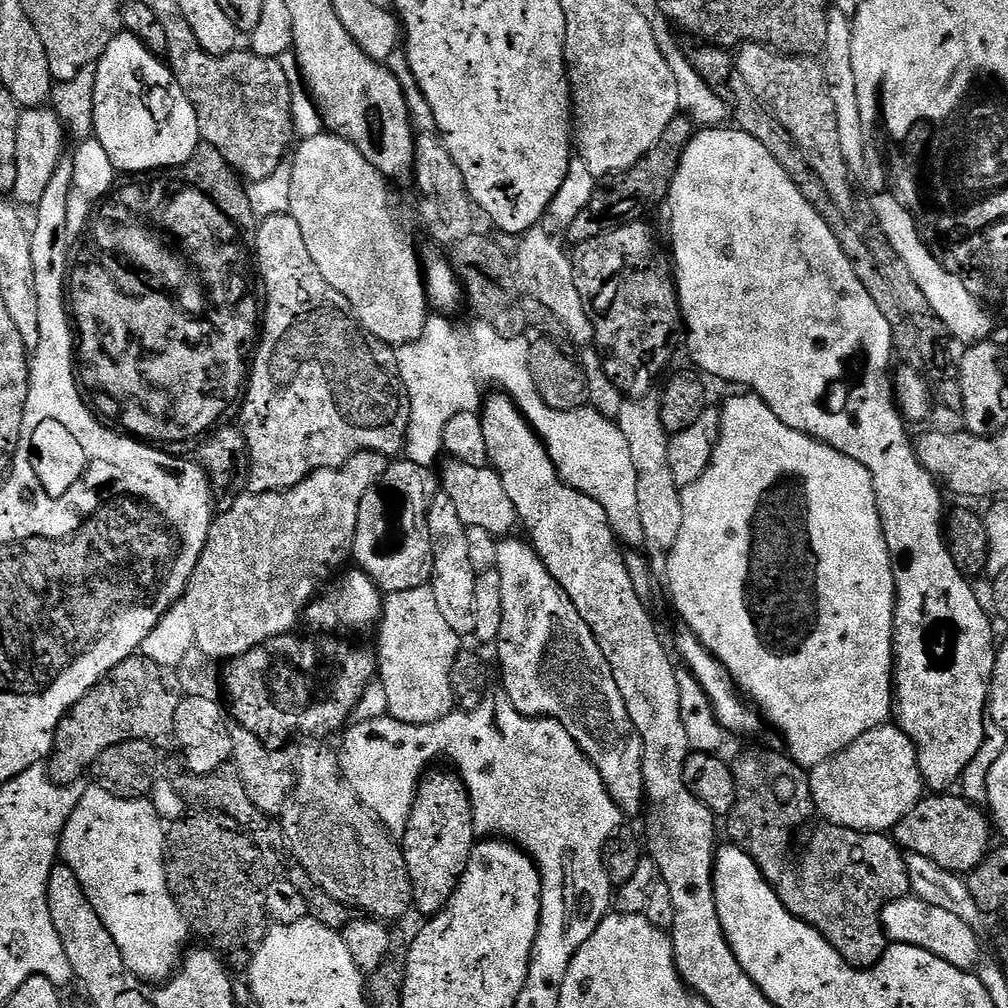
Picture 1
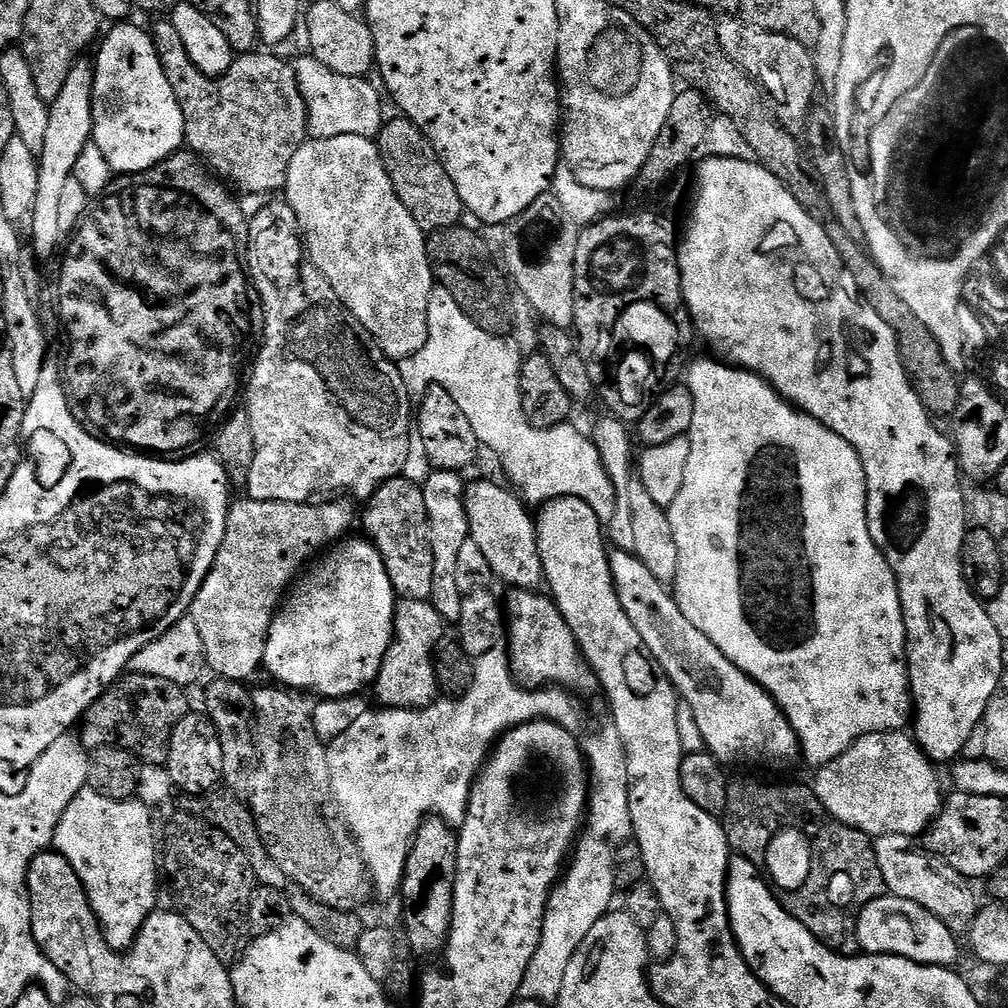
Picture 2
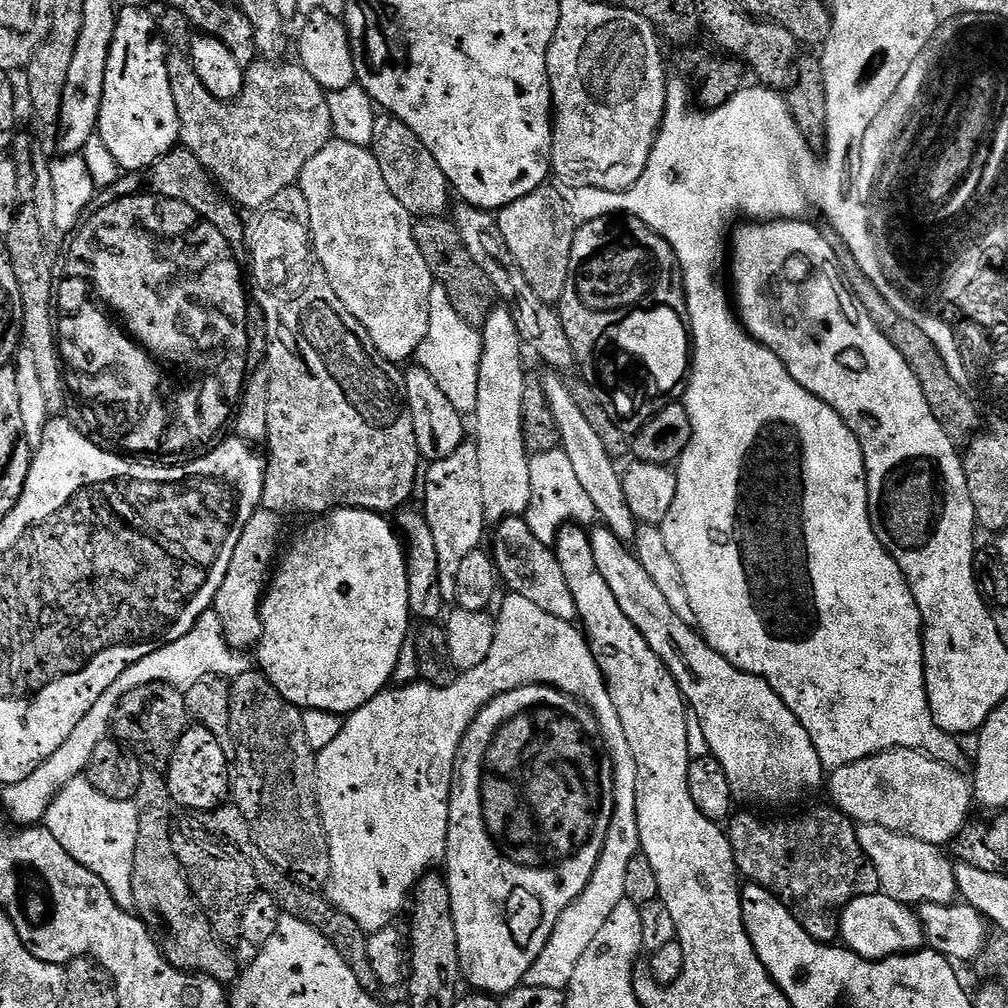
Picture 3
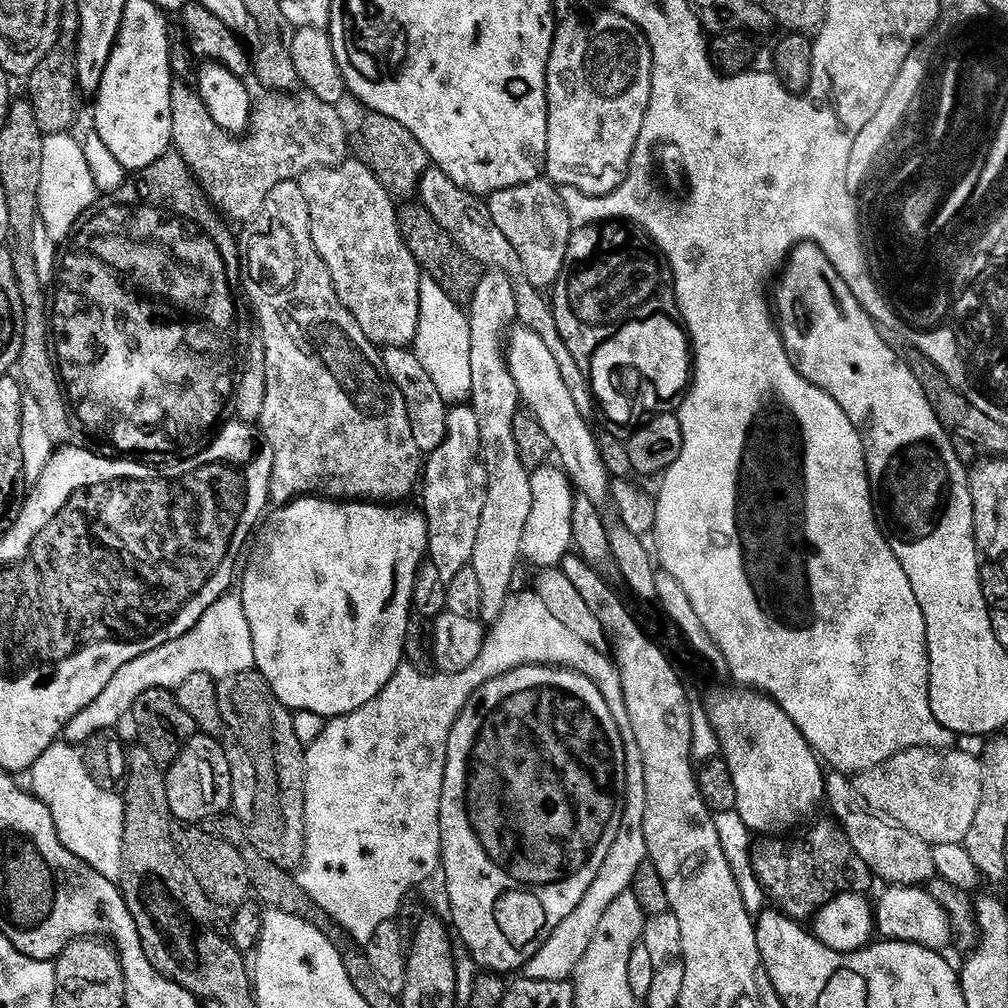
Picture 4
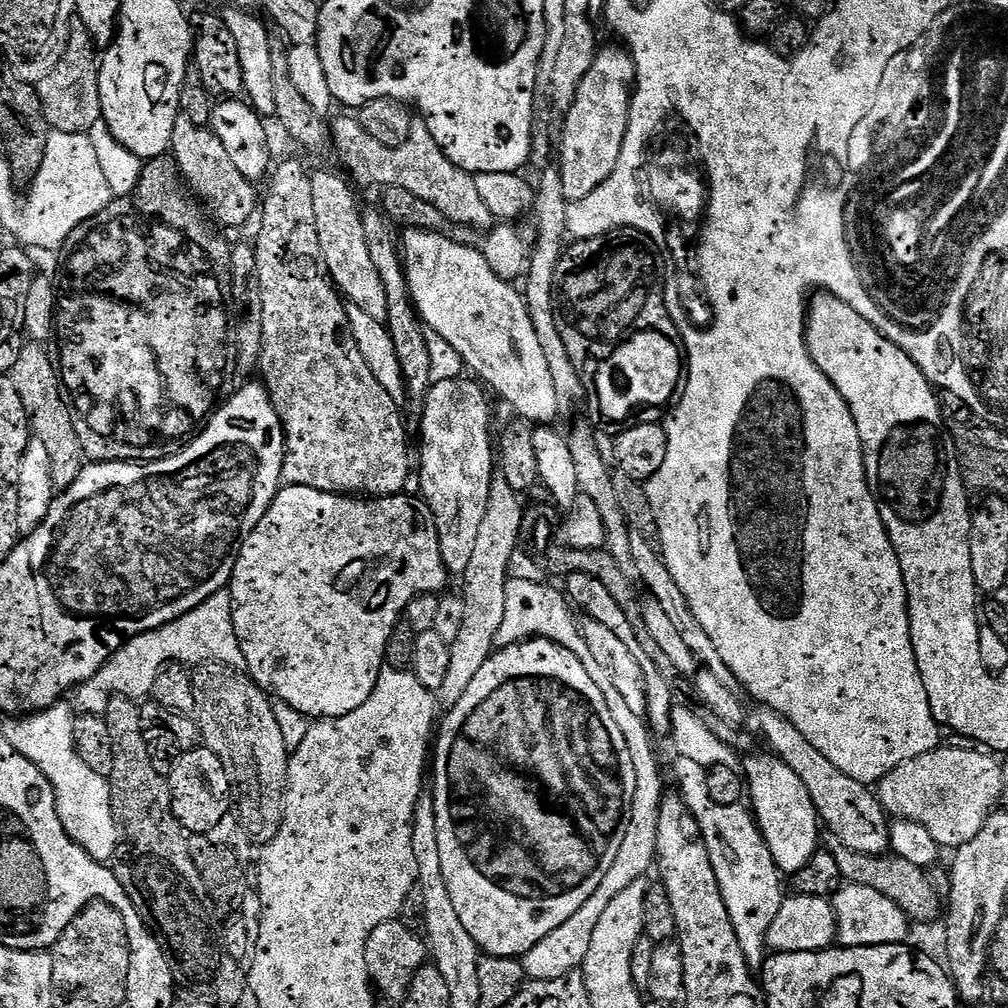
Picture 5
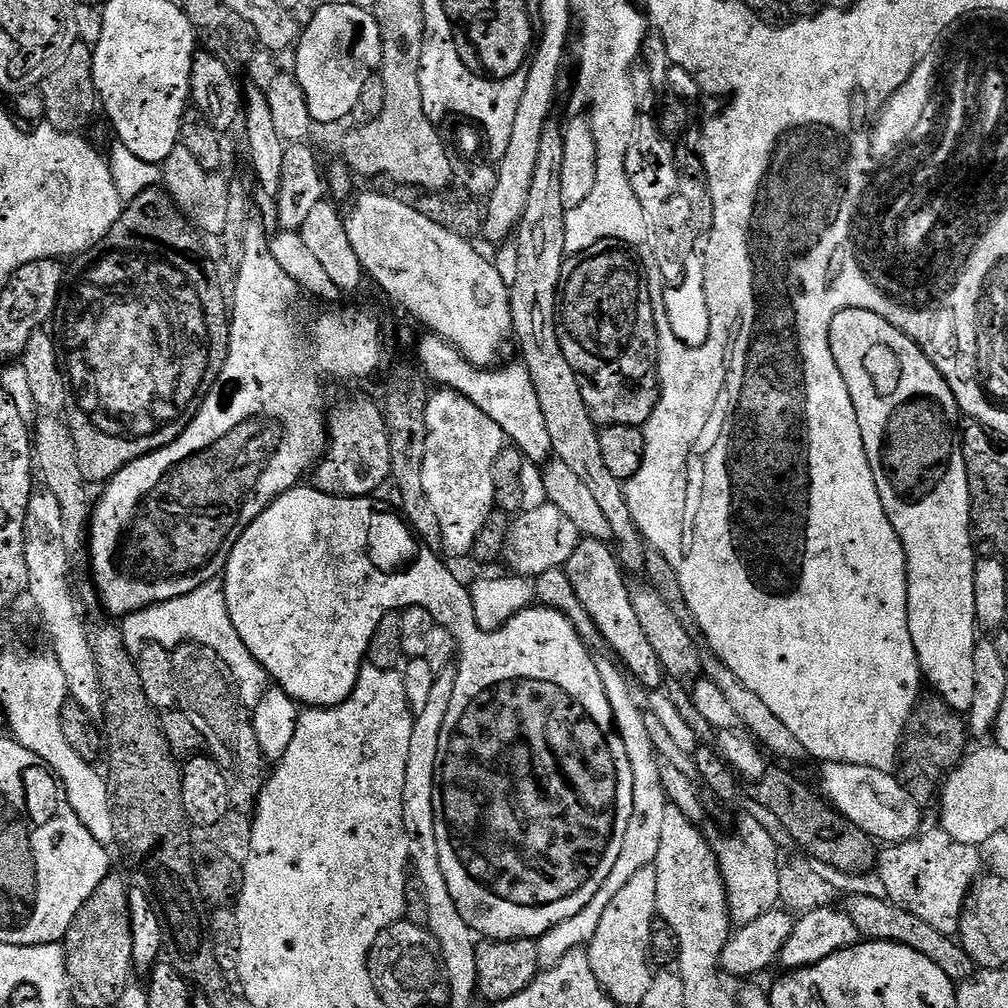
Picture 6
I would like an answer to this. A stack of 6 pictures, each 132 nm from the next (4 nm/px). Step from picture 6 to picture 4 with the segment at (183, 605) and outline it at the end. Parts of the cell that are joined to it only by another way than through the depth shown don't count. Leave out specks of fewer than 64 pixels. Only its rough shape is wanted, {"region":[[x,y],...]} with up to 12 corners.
{"region":[[238,594],[182,638],[126,662],[64,728],[83,746],[115,729],[146,690],[190,674],[255,669]]}

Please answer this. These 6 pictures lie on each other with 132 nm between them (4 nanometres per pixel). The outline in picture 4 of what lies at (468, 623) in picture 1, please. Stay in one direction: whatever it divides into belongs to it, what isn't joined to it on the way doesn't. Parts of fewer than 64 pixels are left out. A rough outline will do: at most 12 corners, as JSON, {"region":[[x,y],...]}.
{"region":[[448,408],[422,468],[427,559],[471,565],[488,475],[478,414]]}

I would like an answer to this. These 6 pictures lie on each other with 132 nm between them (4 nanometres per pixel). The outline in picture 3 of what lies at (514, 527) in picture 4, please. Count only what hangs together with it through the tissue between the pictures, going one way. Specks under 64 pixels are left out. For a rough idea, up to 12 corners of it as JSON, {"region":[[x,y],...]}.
{"region":[[507,306],[482,325],[474,443],[484,518],[523,517],[525,349]]}

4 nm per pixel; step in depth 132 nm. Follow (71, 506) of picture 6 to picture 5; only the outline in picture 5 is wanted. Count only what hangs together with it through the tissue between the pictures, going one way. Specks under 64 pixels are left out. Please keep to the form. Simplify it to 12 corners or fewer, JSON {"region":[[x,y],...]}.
{"region":[[25,343],[10,373],[52,481],[82,467],[62,376],[43,343]]}

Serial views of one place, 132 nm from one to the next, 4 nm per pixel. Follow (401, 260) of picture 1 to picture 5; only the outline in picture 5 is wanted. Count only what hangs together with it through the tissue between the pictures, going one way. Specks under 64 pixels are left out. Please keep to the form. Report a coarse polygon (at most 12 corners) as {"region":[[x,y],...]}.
{"region":[[311,173],[324,266],[341,297],[387,321],[388,288],[351,188]]}

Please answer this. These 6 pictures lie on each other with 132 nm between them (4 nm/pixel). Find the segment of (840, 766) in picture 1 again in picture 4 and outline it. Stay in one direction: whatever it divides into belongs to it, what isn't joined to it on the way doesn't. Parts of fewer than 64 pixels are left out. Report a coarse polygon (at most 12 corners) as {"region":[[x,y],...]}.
{"region":[[911,748],[855,777],[871,811],[927,844],[963,844],[979,759]]}

